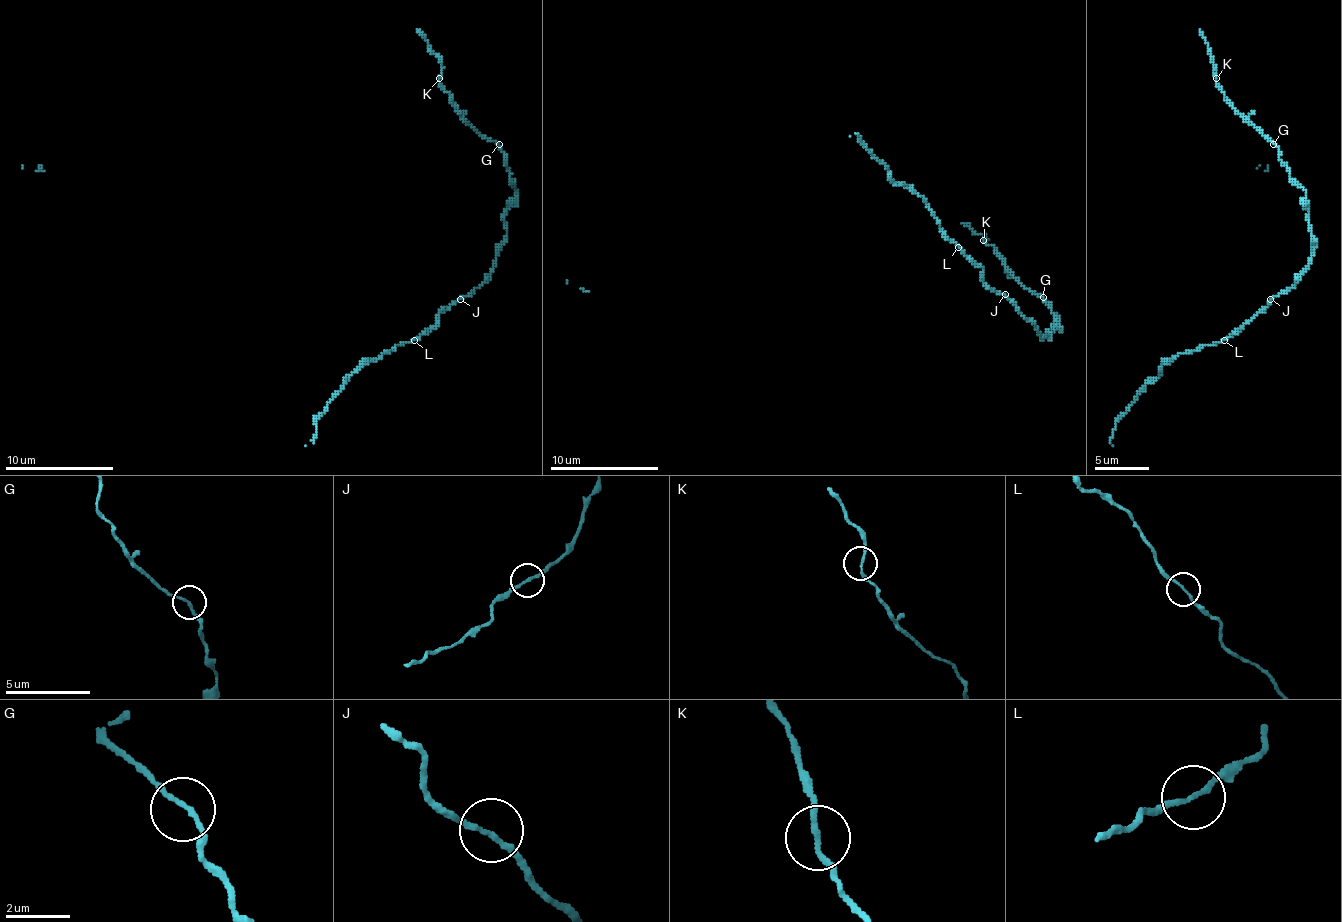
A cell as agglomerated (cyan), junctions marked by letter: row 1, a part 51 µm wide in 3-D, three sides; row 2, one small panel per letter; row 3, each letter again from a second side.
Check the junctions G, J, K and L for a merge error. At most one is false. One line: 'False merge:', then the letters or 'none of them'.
False merge: none of them

